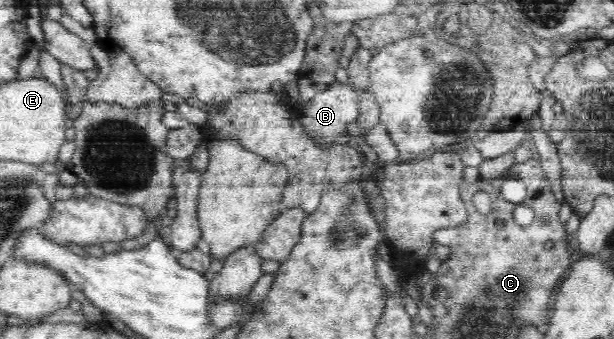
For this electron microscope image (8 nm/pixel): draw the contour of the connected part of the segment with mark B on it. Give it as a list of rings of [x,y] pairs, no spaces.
[[[335,80],[325,90],[318,91],[316,96],[313,96],[298,111],[300,123],[302,123],[302,127],[310,135],[310,138],[314,139],[314,142],[320,143],[322,147],[333,146],[334,143],[338,143],[344,138],[343,134],[347,132],[346,124],[350,121],[357,120],[359,117],[356,90],[349,83],[342,84]]]

